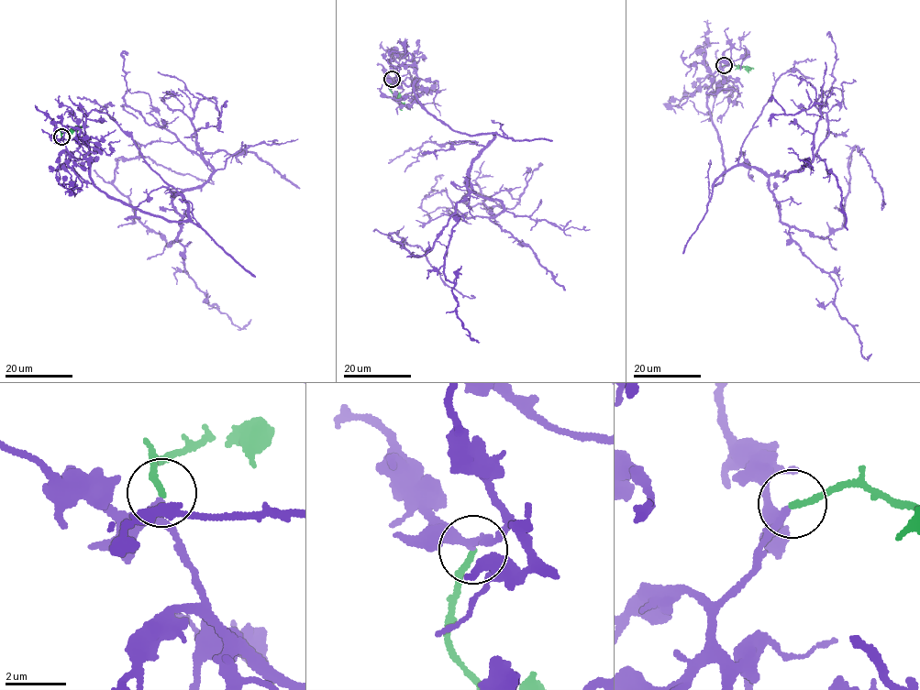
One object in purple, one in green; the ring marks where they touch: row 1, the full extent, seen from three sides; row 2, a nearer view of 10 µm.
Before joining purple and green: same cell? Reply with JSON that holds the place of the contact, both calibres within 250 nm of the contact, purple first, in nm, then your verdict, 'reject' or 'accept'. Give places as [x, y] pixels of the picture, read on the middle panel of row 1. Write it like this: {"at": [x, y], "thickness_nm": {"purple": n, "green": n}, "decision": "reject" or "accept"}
{"at": [392, 79], "thickness_nm": {"purple": 240, "green": 200}, "decision": "accept"}

